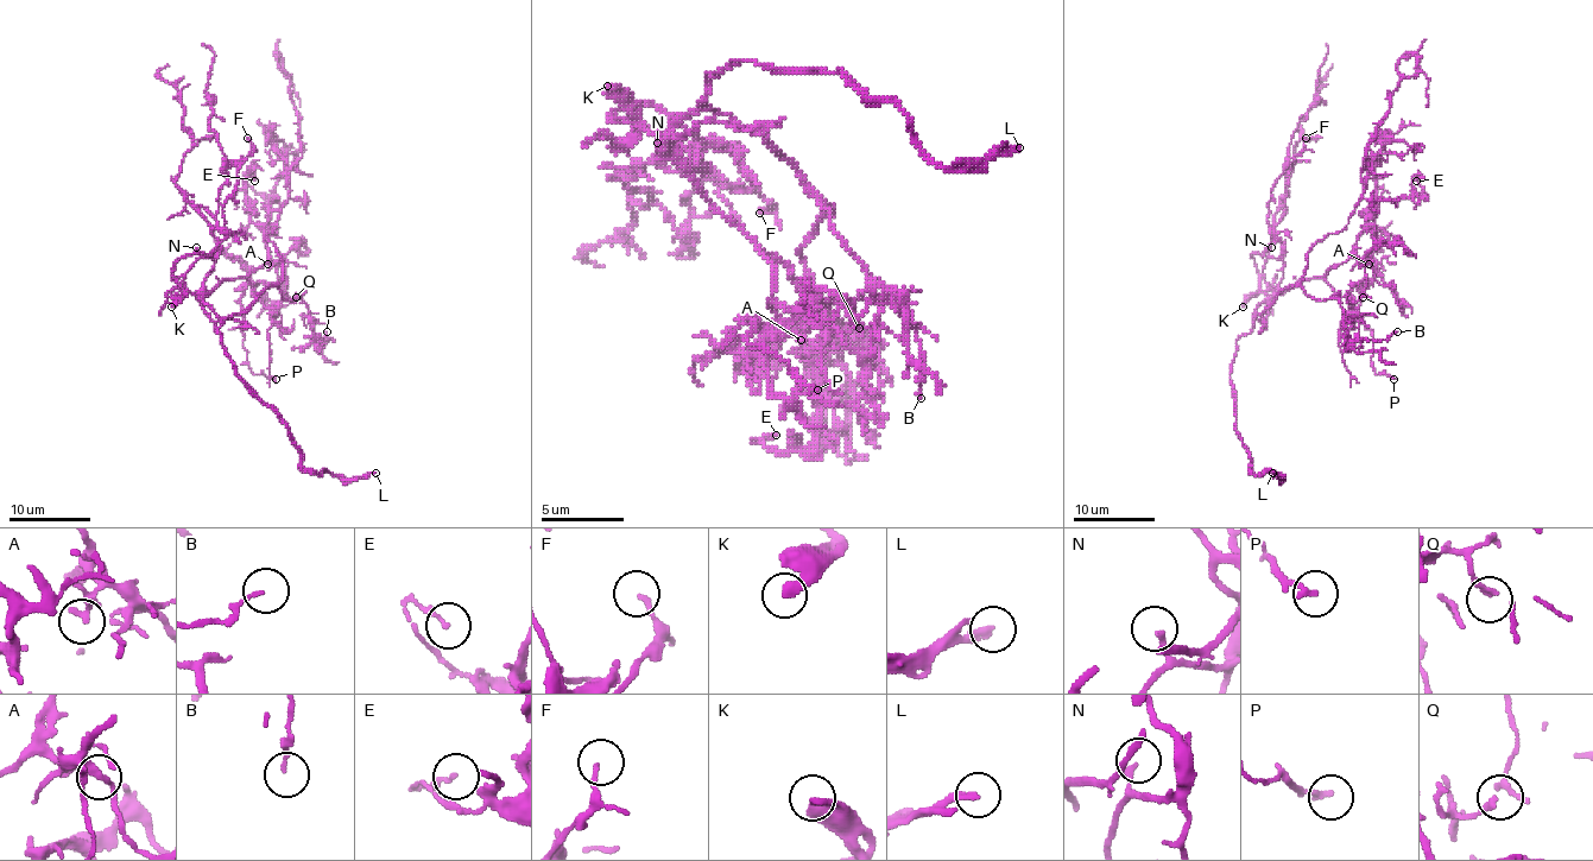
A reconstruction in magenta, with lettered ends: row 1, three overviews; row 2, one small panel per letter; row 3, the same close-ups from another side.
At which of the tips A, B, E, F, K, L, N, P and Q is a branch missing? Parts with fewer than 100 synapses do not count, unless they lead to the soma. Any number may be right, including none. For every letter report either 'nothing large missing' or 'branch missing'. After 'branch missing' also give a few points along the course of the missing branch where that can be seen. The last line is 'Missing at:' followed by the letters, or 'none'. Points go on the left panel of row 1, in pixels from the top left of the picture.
A: nothing large missing
B: nothing large missing
E: nothing large missing
F: nothing large missing
K: nothing large missing
L: branch missing; course (375, 473), (412, 473), (418, 464), (404, 460), (410, 459)
N: nothing large missing
P: nothing large missing
Q: nothing large missing
Missing at: L

